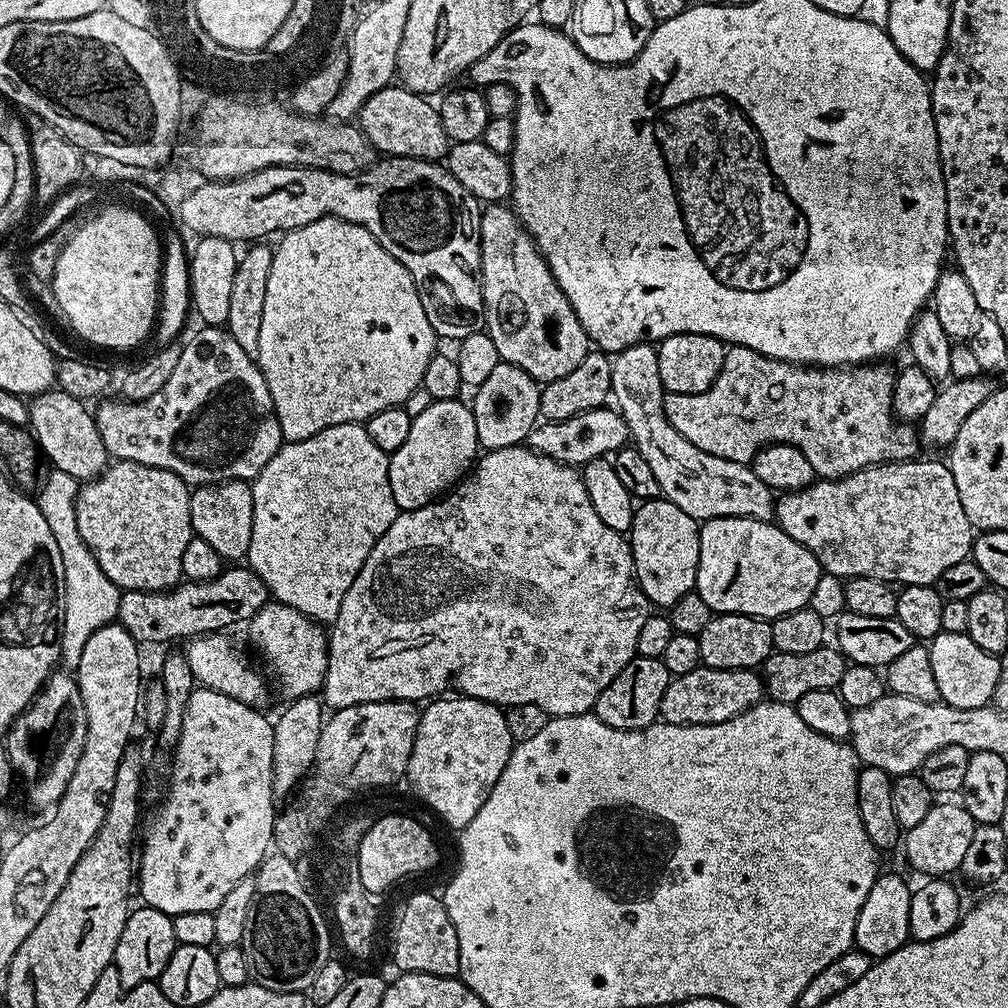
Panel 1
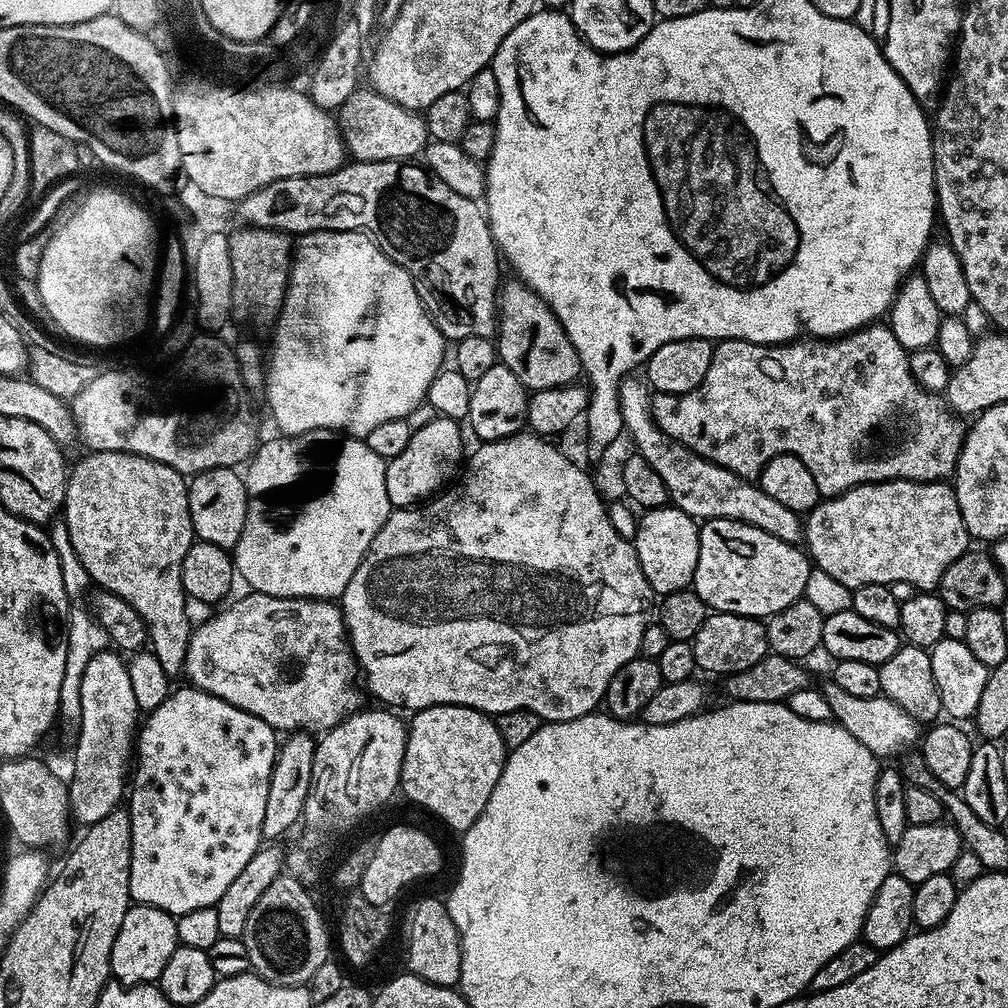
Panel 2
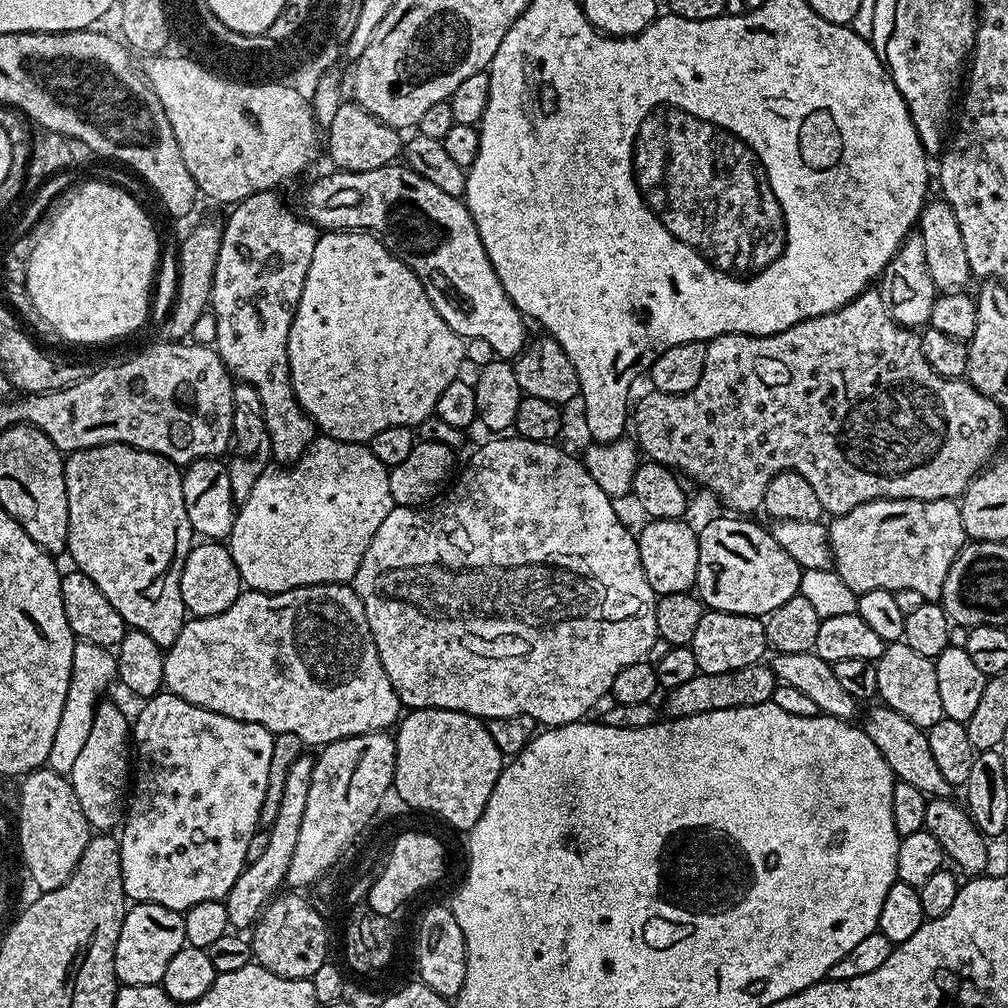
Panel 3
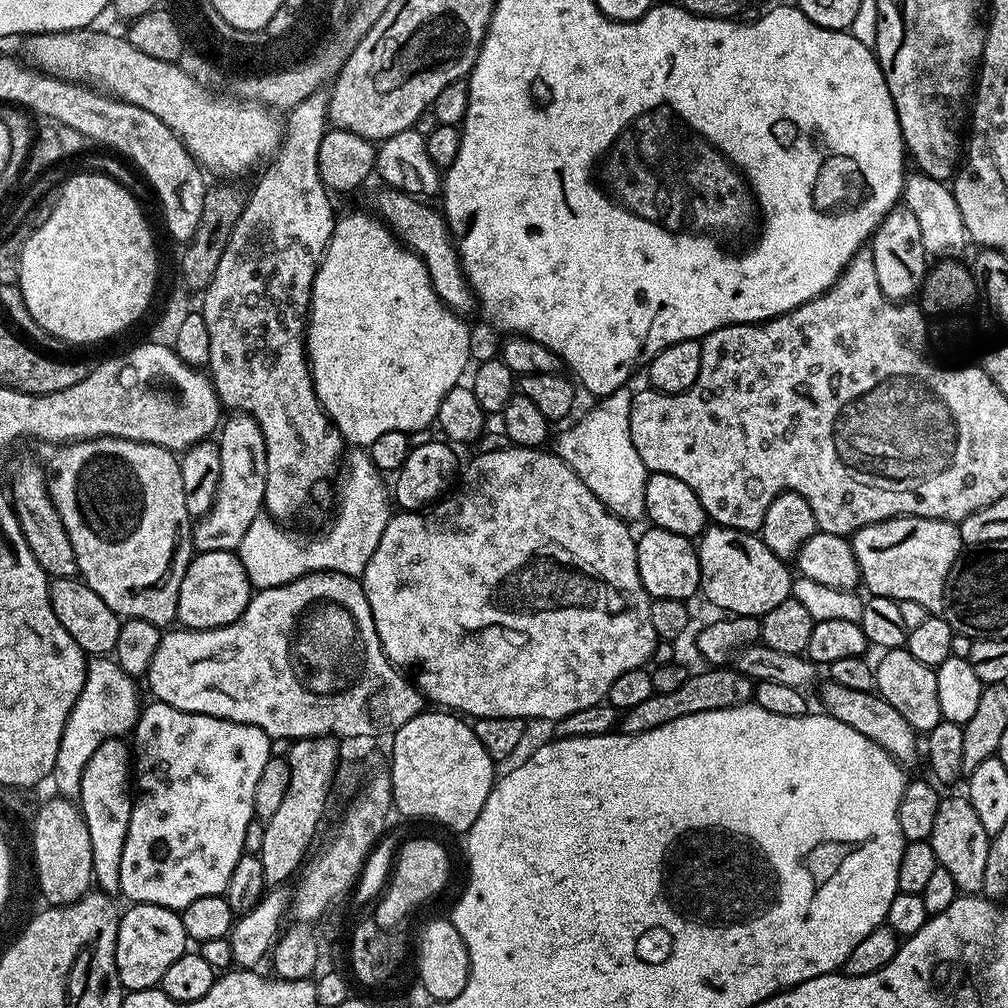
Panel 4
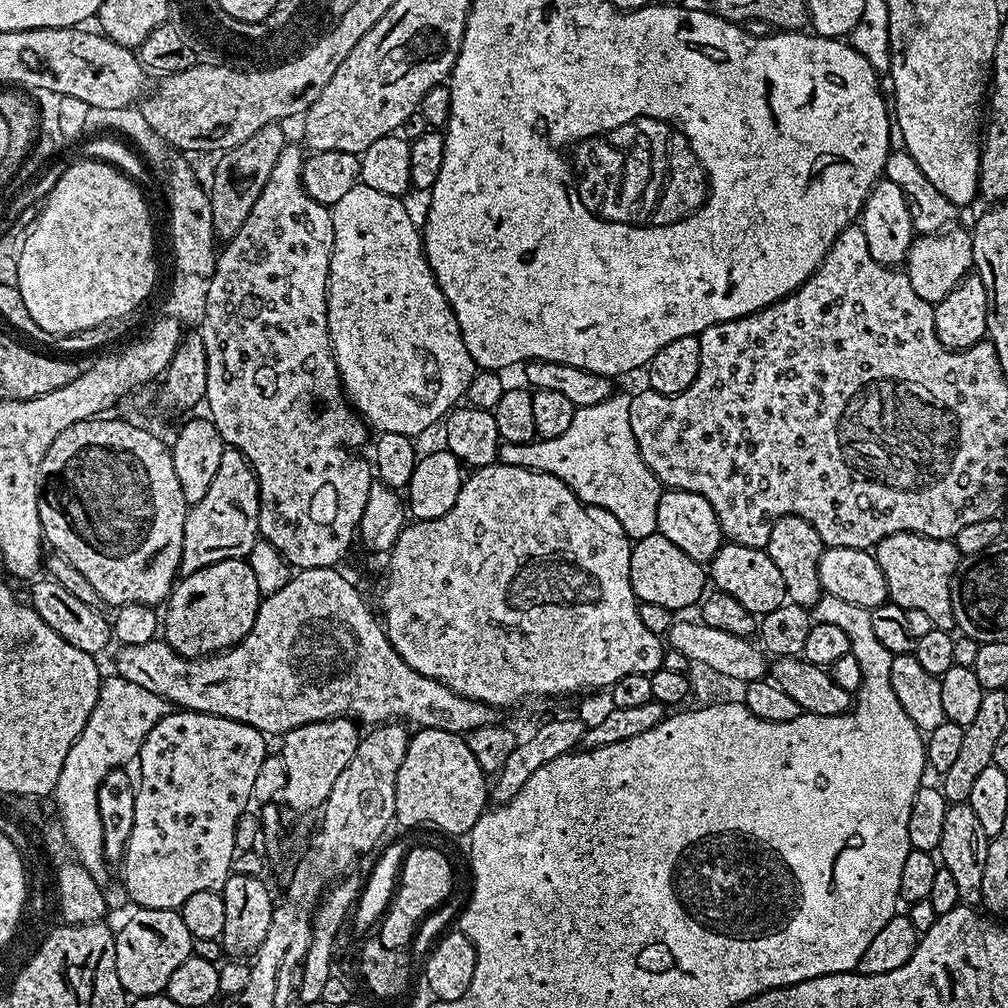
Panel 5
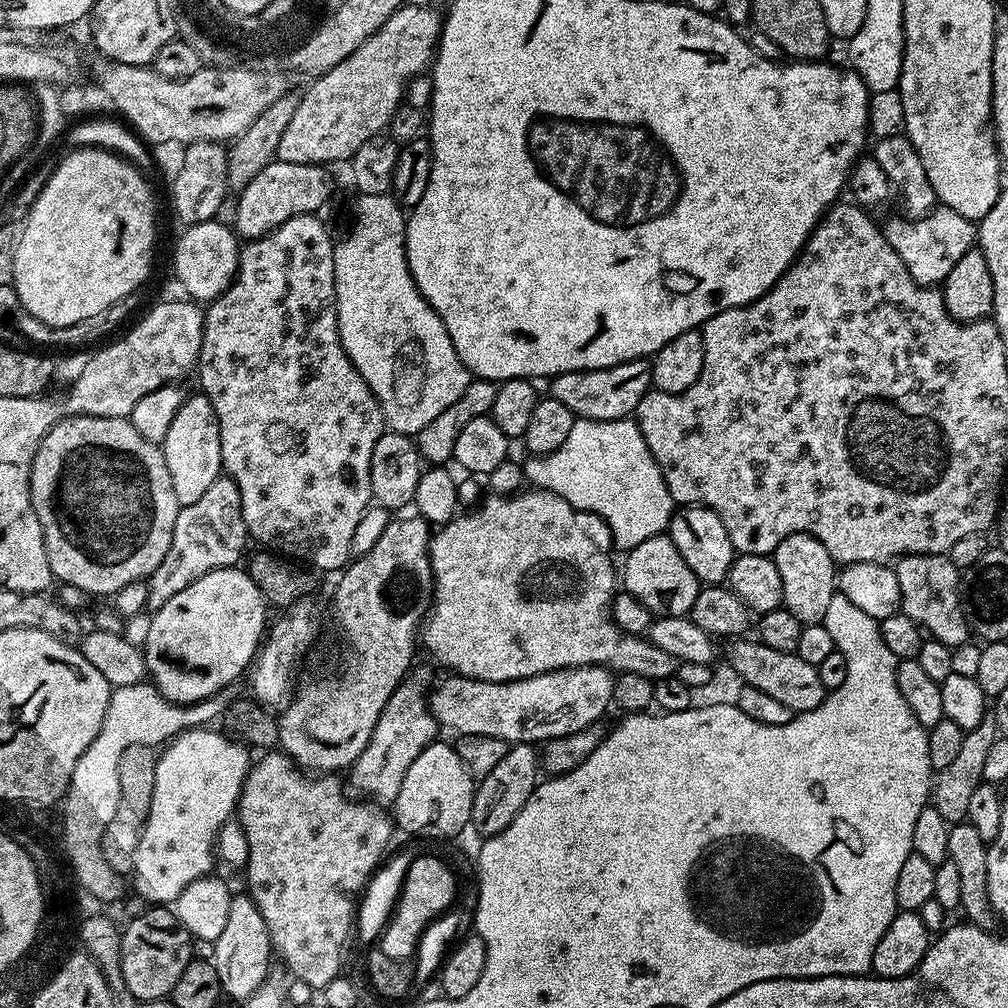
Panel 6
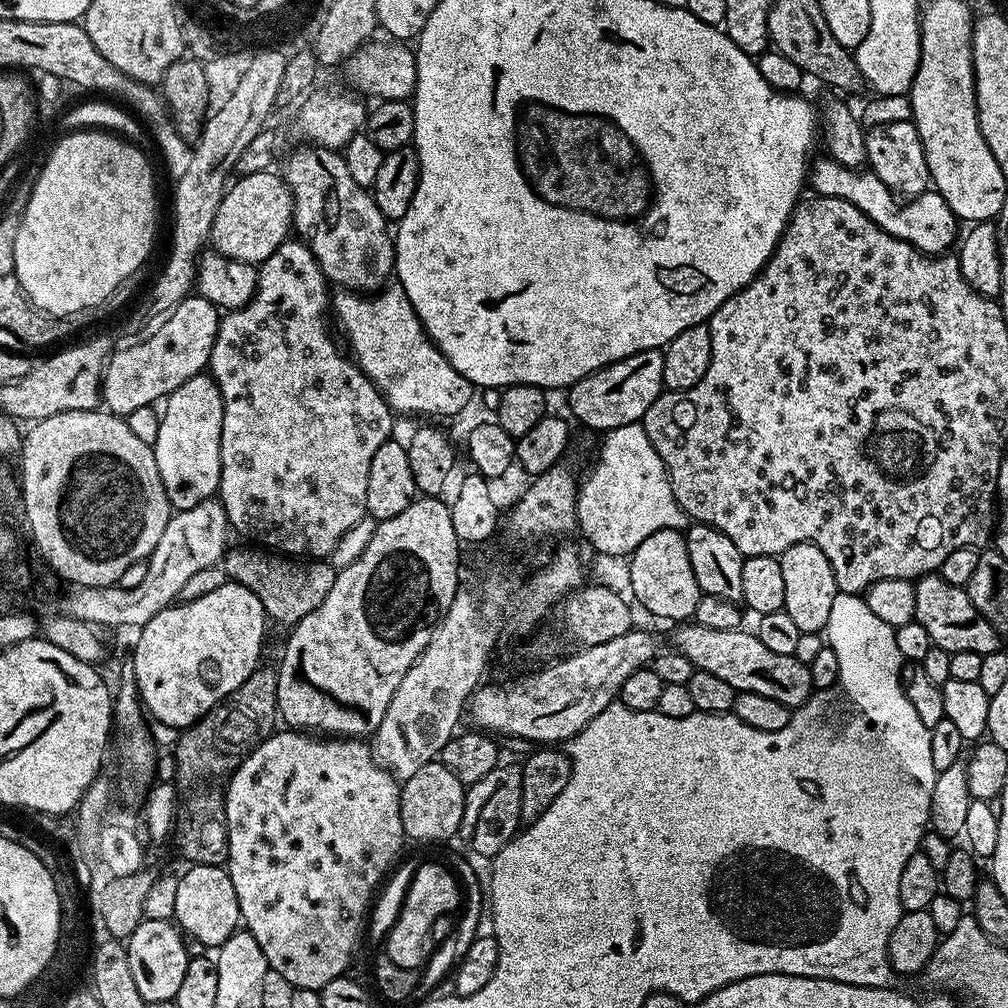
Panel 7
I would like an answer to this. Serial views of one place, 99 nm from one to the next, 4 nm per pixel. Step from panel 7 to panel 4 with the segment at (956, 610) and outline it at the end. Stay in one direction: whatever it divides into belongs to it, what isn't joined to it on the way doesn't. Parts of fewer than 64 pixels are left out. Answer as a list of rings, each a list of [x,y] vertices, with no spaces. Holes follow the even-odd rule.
[[[895,516],[862,526],[852,533],[850,539],[860,579],[871,595],[890,598],[905,605],[917,604],[928,614],[943,613],[946,578],[962,554],[960,530],[953,521]]]

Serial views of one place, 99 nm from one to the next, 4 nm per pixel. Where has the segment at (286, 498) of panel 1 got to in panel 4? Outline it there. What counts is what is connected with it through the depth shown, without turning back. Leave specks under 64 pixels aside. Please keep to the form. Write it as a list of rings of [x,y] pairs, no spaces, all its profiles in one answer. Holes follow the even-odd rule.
[[[349,451],[346,468],[347,464],[348,473],[339,477],[340,501],[336,504],[336,517],[321,536],[291,532],[288,529],[291,527],[273,520],[267,514],[261,514],[250,522],[250,530],[246,530],[246,538],[242,538],[238,555],[253,589],[289,584],[312,572],[337,572],[363,577],[366,562],[374,558],[374,550],[378,550],[378,542],[382,542],[382,530],[386,530],[394,508],[390,503],[389,485],[388,488],[384,485],[385,477],[372,465],[367,451]]]

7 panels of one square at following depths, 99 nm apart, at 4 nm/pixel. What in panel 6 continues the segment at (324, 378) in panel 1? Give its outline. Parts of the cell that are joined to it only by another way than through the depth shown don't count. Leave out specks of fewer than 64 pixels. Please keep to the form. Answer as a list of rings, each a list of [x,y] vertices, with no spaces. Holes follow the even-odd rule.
[[[391,194],[357,195],[355,199],[356,205],[352,208],[352,229],[341,240],[339,237],[334,244],[336,321],[340,331],[340,341],[350,362],[356,367],[358,374],[362,374],[362,378],[366,378],[366,386],[370,386],[374,398],[380,404],[385,425],[393,432],[415,437],[416,433],[422,431],[426,426],[430,426],[430,422],[434,422],[434,418],[438,418],[438,414],[442,414],[442,410],[446,410],[446,406],[454,406],[454,402],[458,402],[458,398],[462,398],[470,379],[470,373],[468,367],[462,362],[462,358],[458,358],[458,350],[454,350],[454,342],[450,342],[450,334],[446,330],[442,318],[438,318],[438,314],[430,306],[430,302],[426,302],[426,298],[418,290],[418,286],[410,274],[410,266],[406,258],[406,238],[404,237],[405,209],[396,203],[396,197]]]

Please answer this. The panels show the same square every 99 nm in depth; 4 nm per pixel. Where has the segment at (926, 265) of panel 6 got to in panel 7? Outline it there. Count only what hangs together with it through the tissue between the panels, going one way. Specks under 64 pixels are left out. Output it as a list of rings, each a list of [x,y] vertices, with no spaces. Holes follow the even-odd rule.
[[[827,154],[821,156],[821,160],[813,159],[811,161],[810,171],[806,176],[807,183],[810,188],[813,188],[811,191],[815,195],[842,198],[846,202],[858,206],[858,210],[862,210],[862,214],[866,214],[877,226],[886,230],[886,234],[914,246],[919,252],[944,254],[951,249],[948,247],[952,243],[953,245],[957,243],[958,217],[952,213],[940,192],[929,190],[901,202],[889,190],[886,182],[882,182],[882,178],[876,176],[875,172],[844,166],[842,162],[833,160]],[[899,202],[904,204],[899,204]]]

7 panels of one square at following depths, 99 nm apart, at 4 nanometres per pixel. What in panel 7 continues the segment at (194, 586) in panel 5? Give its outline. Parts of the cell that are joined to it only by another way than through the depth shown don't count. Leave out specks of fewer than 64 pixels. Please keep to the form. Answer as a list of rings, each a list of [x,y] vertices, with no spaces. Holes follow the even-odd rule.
[[[225,583],[202,593],[197,600],[185,599],[163,608],[139,629],[137,636],[140,637],[136,640],[130,663],[137,675],[137,690],[143,707],[153,721],[169,724],[177,730],[188,729],[242,687],[261,663],[260,651],[264,648],[266,623],[262,602],[246,586]]]

